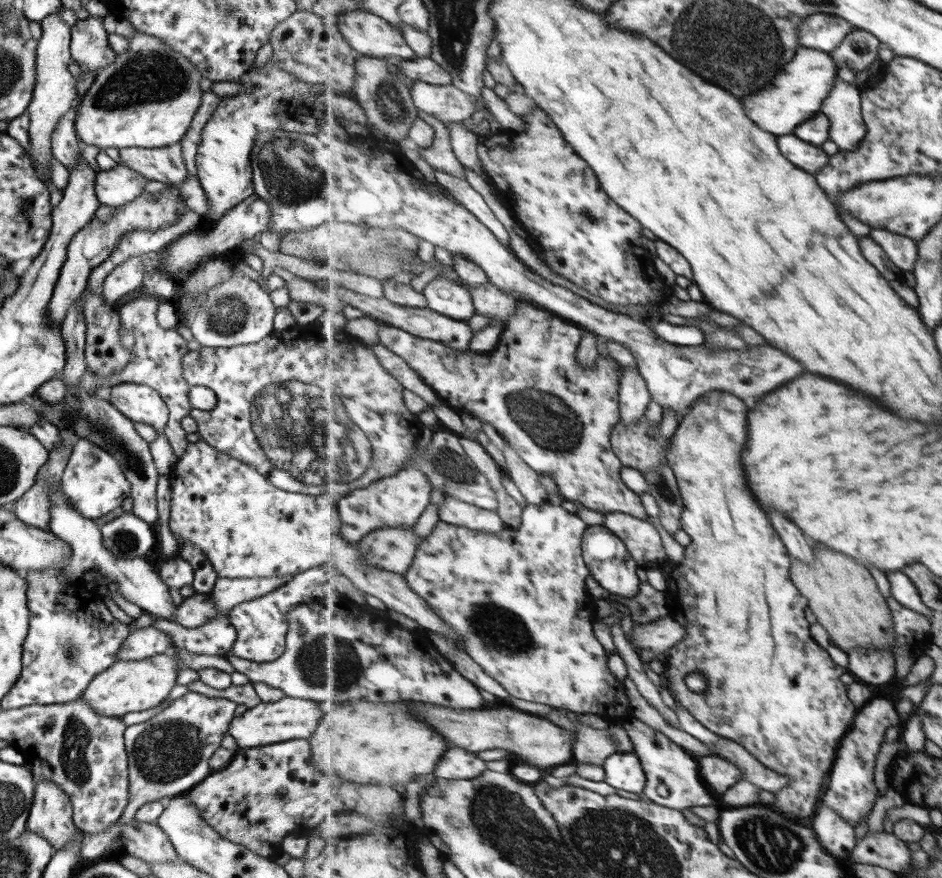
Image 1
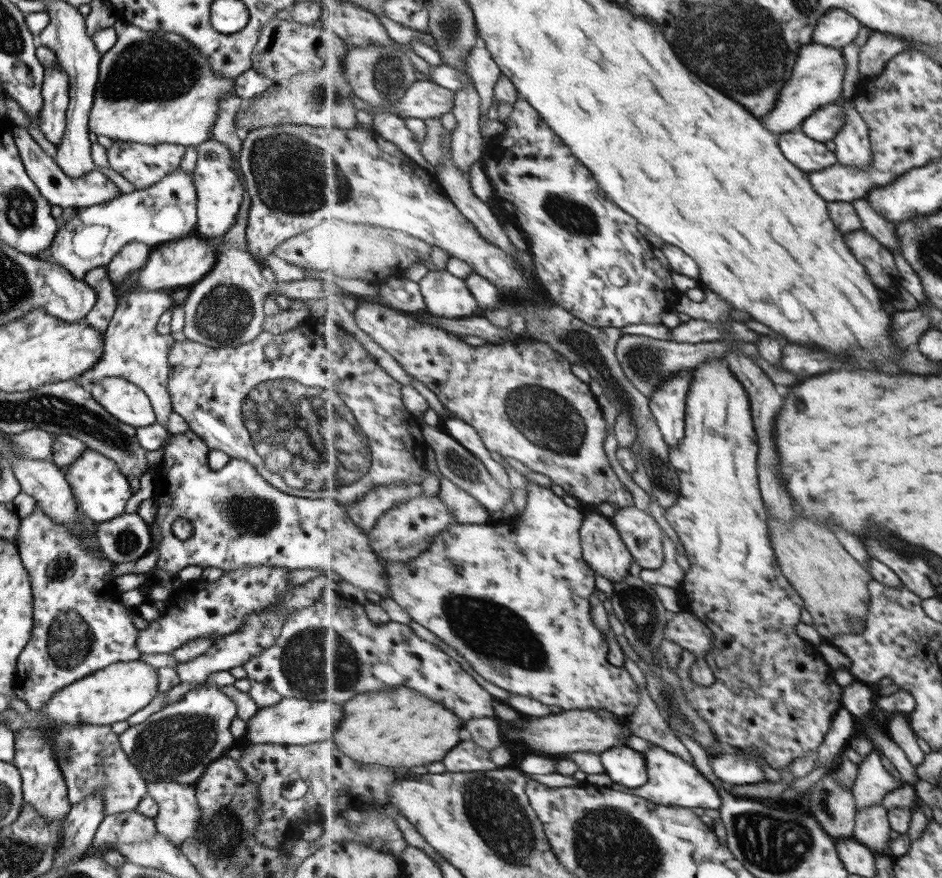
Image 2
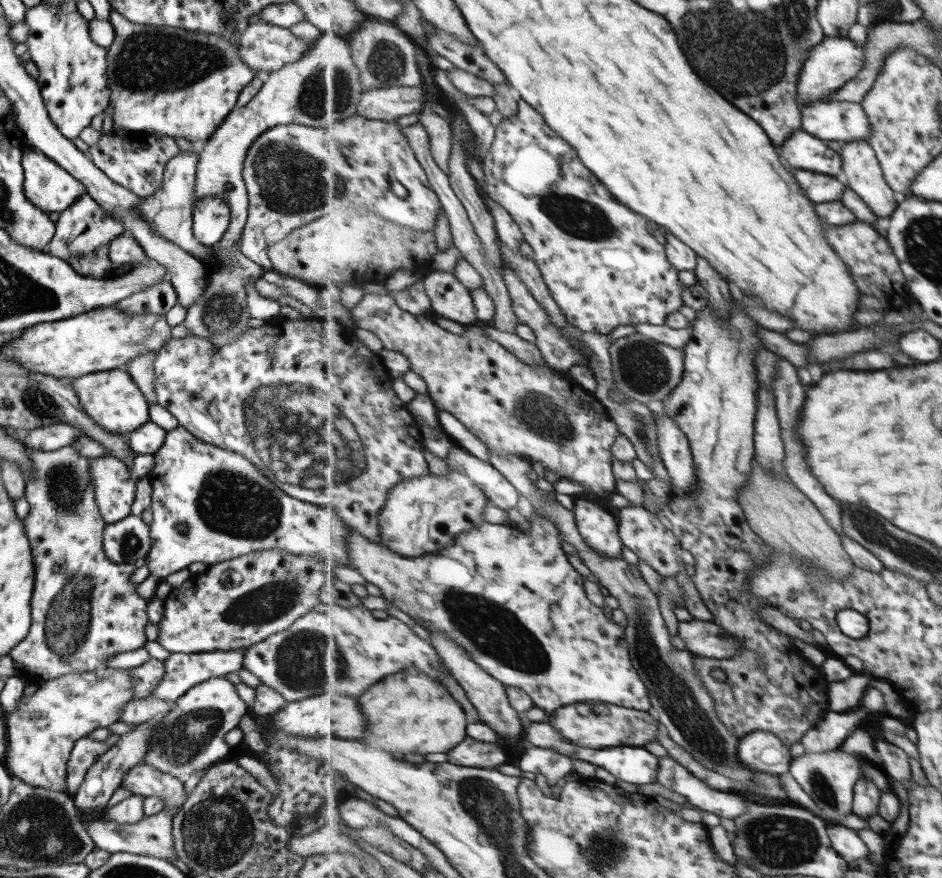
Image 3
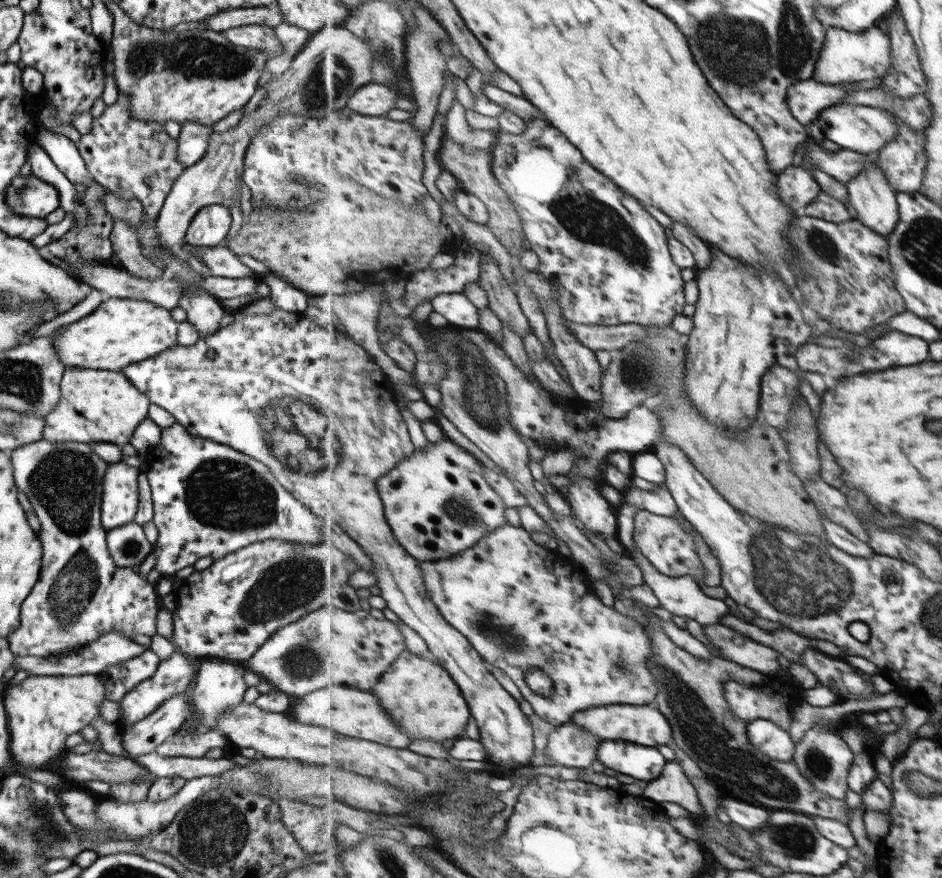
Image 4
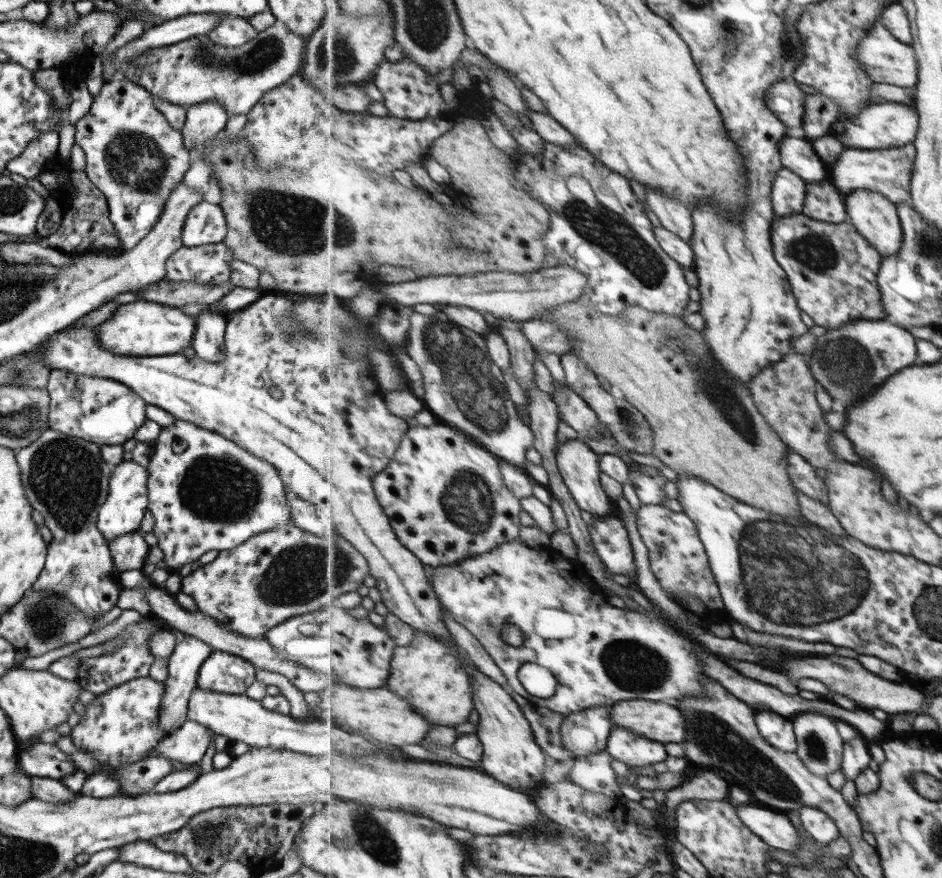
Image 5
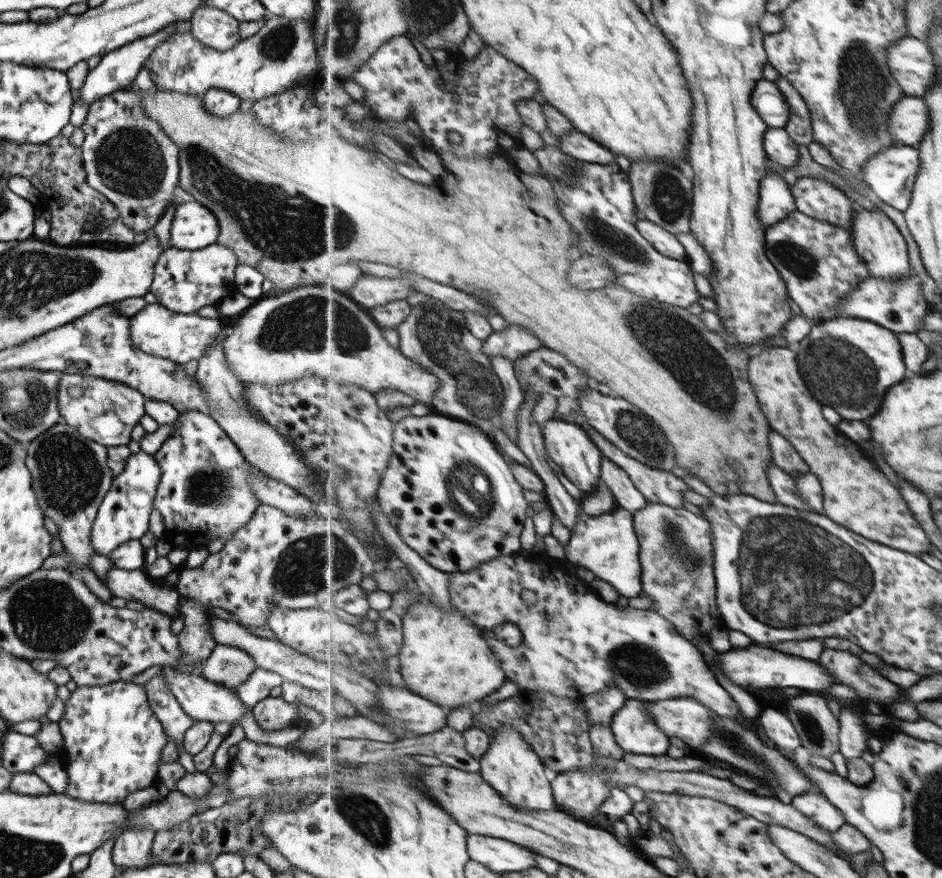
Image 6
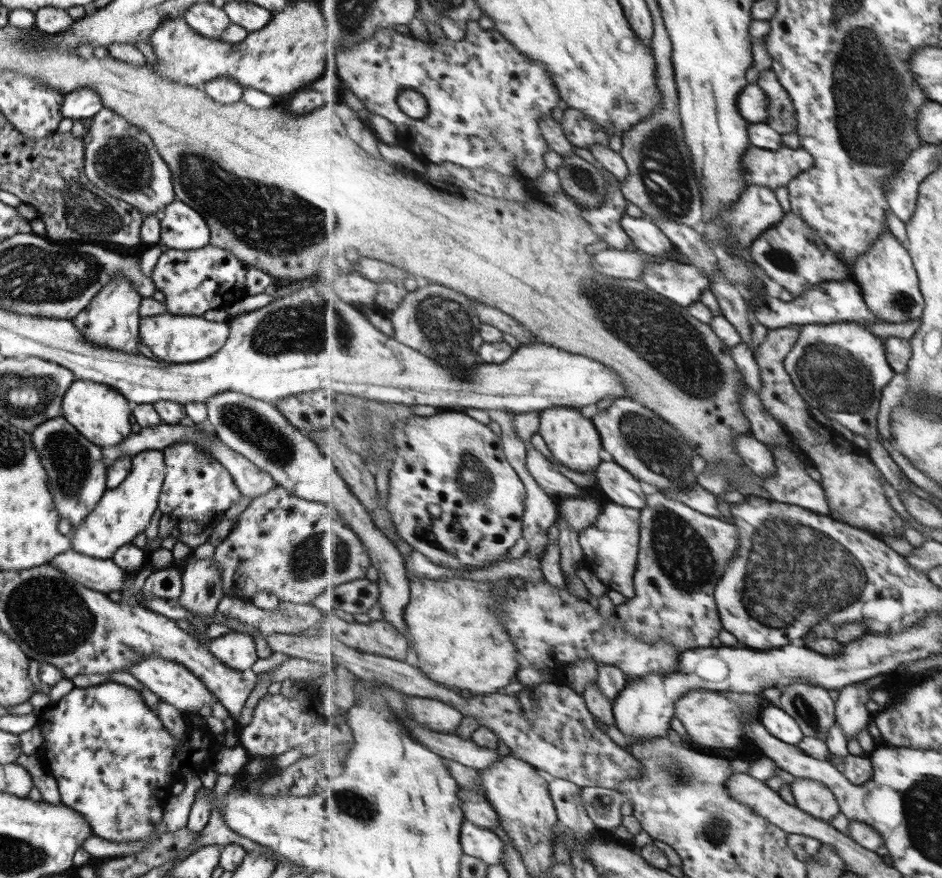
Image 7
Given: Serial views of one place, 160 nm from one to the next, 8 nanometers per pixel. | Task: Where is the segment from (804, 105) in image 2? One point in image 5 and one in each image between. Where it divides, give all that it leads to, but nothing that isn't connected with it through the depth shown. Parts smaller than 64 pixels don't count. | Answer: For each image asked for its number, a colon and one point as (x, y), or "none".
3: (832, 64)
4: (846, 56)
5: (887, 60)

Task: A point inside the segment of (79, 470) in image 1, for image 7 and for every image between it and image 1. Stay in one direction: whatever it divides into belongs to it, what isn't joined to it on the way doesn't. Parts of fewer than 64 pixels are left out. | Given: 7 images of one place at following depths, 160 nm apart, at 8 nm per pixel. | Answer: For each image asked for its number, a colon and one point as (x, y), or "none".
2: (101, 491)
3: (113, 487)
4: (119, 499)
5: (126, 500)
6: (122, 515)
7: (122, 512)

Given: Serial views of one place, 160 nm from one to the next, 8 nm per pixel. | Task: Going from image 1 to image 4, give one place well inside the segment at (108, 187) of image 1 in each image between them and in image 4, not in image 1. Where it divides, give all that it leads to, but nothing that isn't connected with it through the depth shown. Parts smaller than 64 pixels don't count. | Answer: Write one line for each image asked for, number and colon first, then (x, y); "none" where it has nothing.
2: (57, 189)
3: (46, 186)
4: (28, 196)

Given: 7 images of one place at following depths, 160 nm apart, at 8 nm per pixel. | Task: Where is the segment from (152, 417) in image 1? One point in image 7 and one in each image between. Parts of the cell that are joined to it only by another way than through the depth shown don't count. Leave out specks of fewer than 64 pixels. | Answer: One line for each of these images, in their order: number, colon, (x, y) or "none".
2: (121, 399)
3: (110, 398)
4: (95, 406)
5: (104, 412)
6: (105, 412)
7: (101, 414)

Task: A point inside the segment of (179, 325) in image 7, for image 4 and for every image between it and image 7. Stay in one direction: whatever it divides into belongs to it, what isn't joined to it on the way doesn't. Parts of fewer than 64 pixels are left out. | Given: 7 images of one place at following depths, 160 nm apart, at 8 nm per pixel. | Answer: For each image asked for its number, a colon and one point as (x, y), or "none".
4: (119, 331)
5: (139, 328)
6: (155, 330)

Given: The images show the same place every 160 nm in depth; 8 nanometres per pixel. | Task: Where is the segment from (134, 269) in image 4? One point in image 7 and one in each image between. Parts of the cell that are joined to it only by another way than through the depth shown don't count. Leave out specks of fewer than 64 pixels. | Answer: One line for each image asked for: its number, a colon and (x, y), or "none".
5: (132, 156)
6: (125, 156)
7: (120, 160)

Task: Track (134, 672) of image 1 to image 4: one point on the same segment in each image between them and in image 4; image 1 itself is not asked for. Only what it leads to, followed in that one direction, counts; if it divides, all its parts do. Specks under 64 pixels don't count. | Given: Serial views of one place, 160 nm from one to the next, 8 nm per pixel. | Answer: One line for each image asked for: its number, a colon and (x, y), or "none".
2: (110, 695)
3: (40, 731)
4: (41, 711)

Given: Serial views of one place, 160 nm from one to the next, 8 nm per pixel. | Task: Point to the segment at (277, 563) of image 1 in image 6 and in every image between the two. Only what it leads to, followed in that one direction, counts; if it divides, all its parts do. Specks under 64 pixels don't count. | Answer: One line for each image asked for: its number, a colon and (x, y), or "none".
2: (238, 519)
3: (230, 509)
4: (209, 500)
5: (205, 493)
6: (202, 493)

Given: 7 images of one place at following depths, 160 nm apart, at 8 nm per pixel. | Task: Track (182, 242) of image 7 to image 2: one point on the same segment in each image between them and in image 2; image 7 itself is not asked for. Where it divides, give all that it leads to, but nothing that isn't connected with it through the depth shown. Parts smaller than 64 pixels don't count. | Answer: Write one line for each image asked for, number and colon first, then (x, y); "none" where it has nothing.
2: (218, 193)
3: (210, 215)
4: (210, 224)
5: (205, 224)
6: (193, 226)

